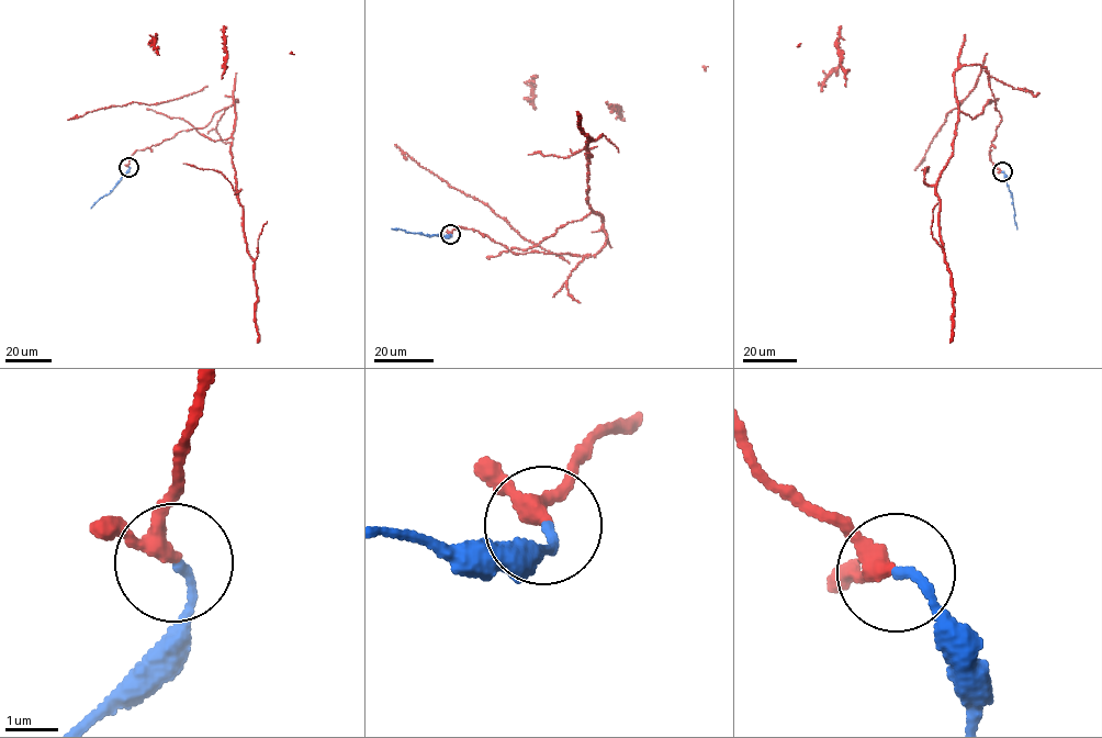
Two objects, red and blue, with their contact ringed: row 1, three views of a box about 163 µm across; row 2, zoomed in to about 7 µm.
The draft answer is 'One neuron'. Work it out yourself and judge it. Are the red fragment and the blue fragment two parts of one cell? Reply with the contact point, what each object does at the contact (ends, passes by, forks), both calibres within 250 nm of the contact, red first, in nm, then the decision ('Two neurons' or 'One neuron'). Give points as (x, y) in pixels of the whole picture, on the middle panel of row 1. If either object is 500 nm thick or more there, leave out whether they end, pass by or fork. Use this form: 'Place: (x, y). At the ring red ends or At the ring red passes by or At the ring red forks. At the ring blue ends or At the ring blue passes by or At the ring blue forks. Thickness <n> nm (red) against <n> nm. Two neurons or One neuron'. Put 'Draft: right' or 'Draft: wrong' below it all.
Place: (450, 234). At the ring red passes by. At the ring blue ends. Thickness 280 nm (red) against 170 nm. One neuron
Draft: right

